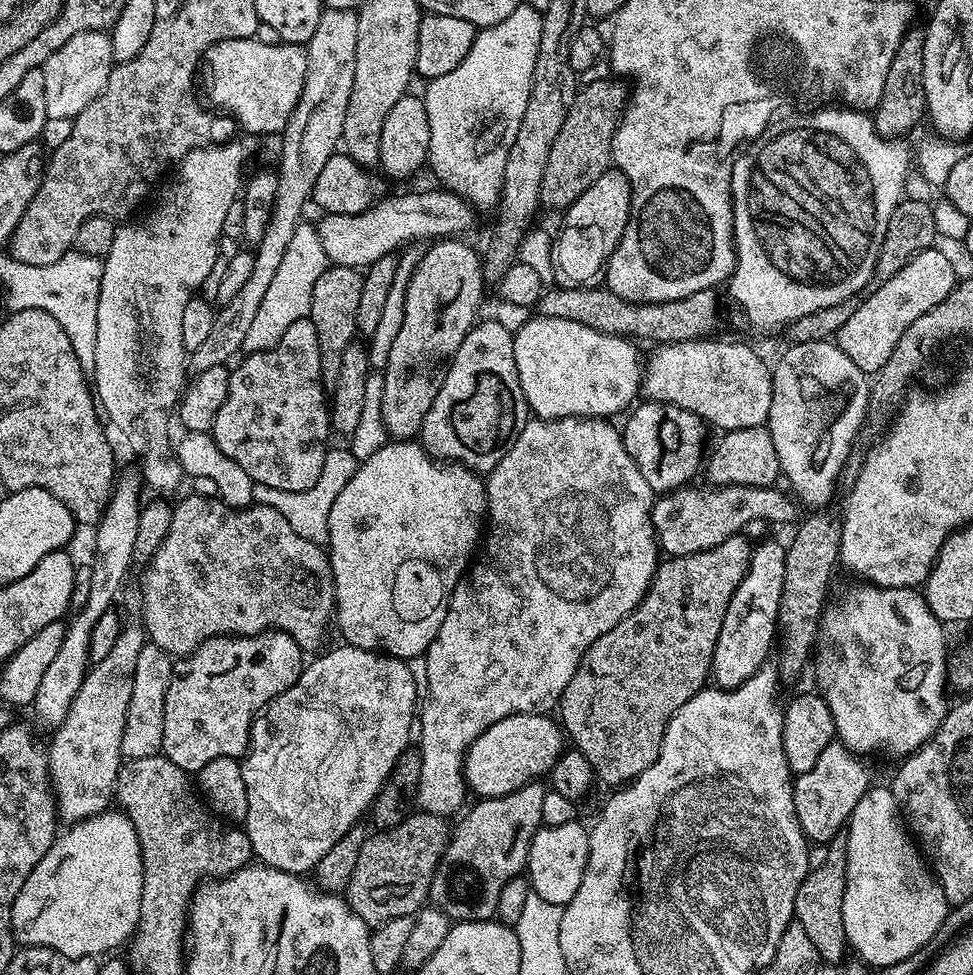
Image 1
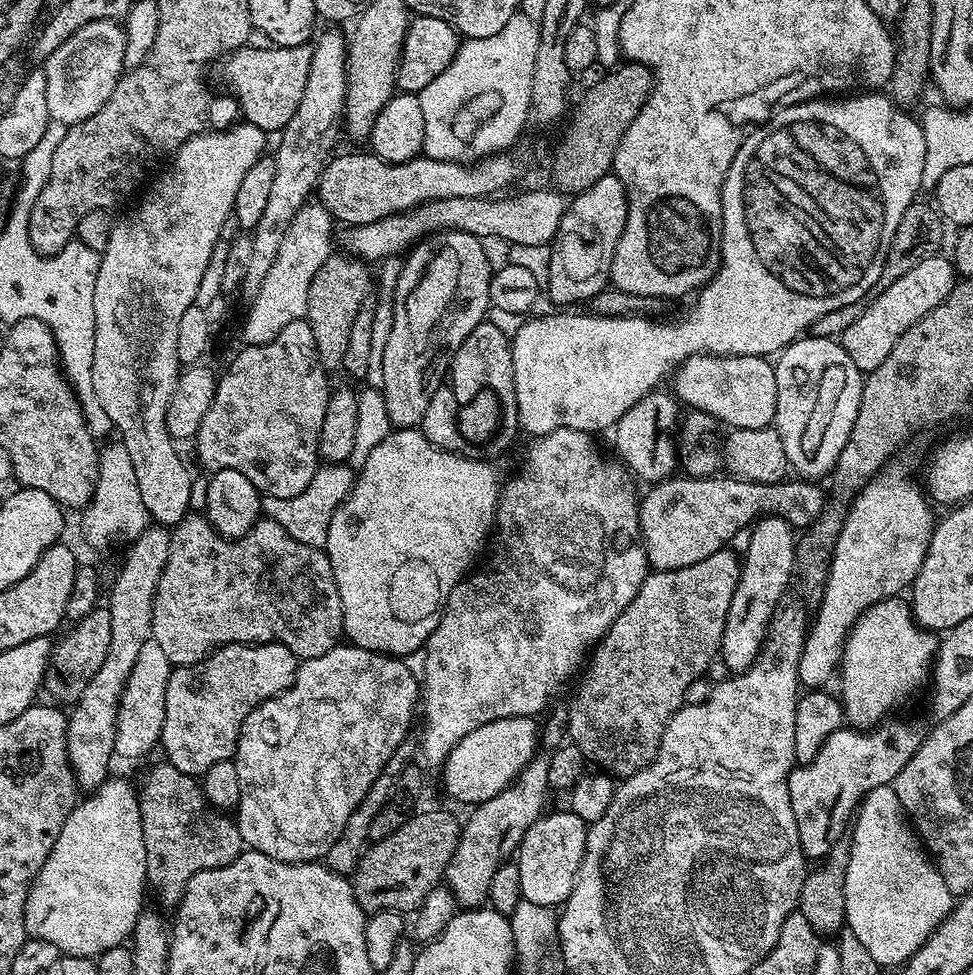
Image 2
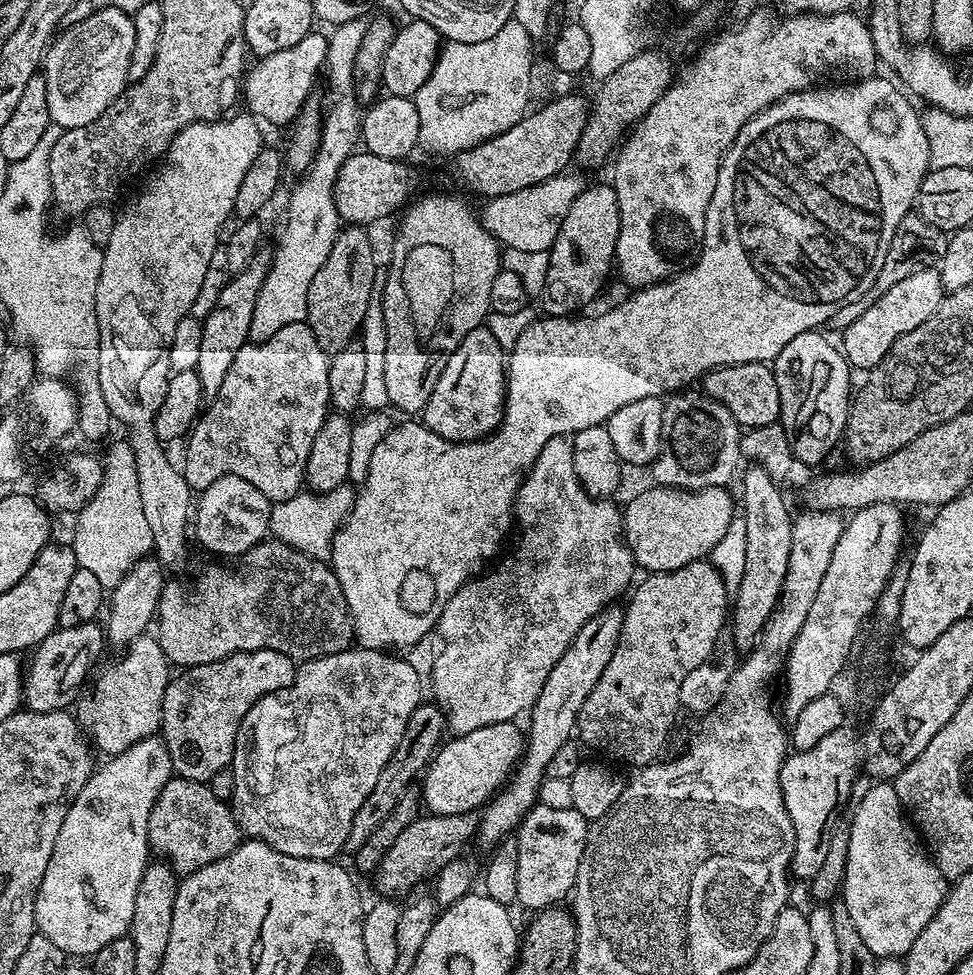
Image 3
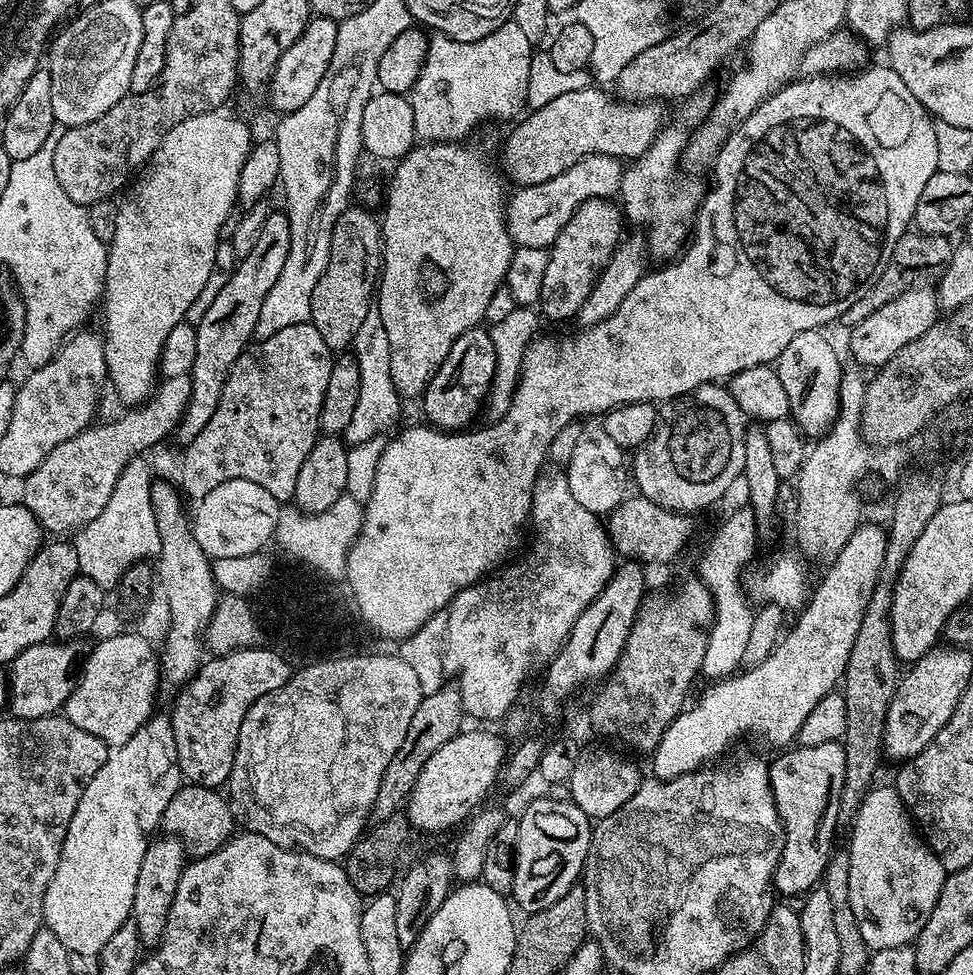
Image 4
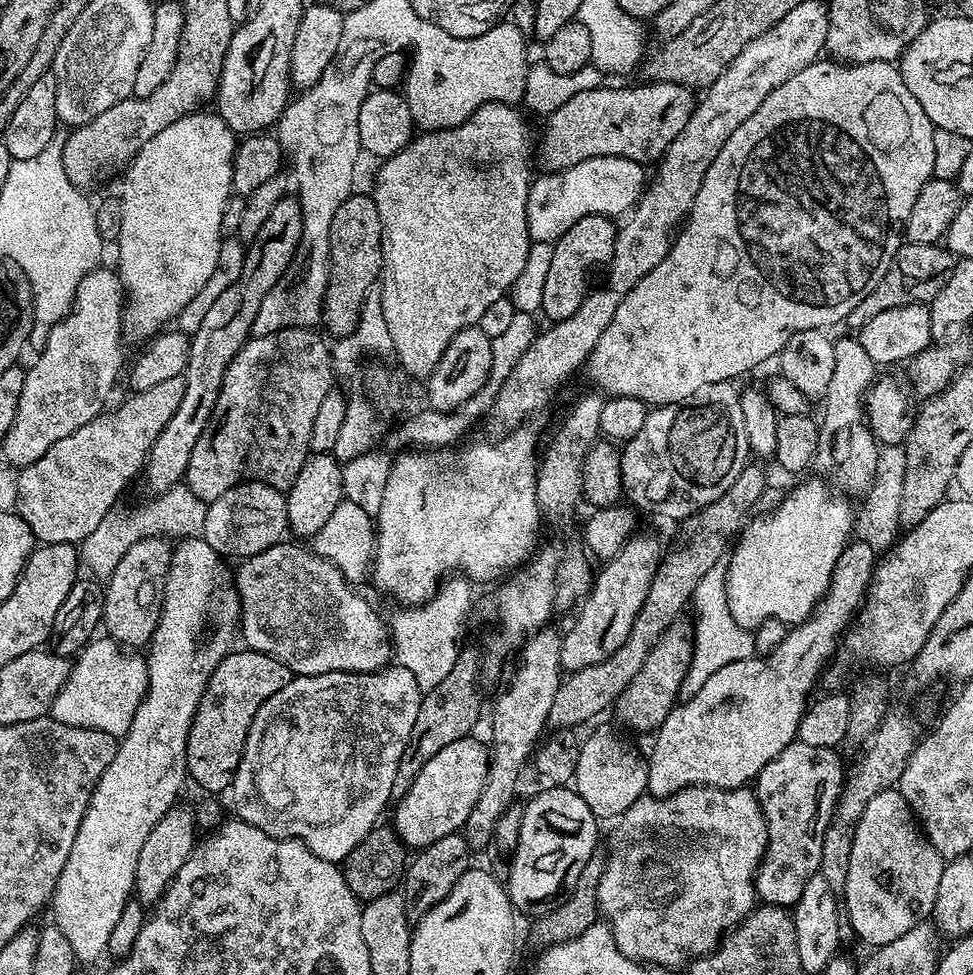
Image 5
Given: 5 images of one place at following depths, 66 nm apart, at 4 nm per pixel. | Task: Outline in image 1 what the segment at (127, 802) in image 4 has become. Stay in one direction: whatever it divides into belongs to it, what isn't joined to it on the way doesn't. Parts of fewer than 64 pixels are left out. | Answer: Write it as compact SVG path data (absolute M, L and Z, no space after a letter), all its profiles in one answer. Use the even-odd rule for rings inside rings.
M105 810L88 820L65 827L57 835L50 850L42 854L42 862L38 862L34 870L30 870L30 878L22 882L22 890L18 890L14 898L13 941L20 946L37 944L43 948L52 948L61 957L100 958L108 954L103 952L108 952L119 944L127 945L140 921L143 873L138 834L125 812Z

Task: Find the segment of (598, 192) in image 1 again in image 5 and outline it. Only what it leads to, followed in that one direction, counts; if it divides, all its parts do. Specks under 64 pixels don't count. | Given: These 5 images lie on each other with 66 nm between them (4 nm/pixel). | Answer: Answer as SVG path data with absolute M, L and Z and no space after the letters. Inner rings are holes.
M586 216L578 218L578 222L574 222L574 226L570 226L570 230L566 230L566 234L562 234L562 238L552 244L550 270L542 282L542 304L539 309L549 316L549 321L570 318L570 314L574 314L574 310L582 306L593 283L592 272L599 268L601 271L612 260L617 231L617 225L609 217Z

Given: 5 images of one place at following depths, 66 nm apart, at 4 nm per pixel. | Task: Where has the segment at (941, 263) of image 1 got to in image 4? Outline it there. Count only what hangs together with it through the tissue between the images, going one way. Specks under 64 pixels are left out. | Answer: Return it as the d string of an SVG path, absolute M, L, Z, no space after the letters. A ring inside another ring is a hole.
M928 286L907 288L905 292L898 294L898 298L886 302L886 306L874 310L870 318L858 322L858 326L851 328L847 333L848 348L858 363L865 364L869 370L875 370L890 362L890 358L894 358L894 354L898 354L902 346L926 334L926 330L930 330L930 326L936 323L937 319L938 301L935 291Z

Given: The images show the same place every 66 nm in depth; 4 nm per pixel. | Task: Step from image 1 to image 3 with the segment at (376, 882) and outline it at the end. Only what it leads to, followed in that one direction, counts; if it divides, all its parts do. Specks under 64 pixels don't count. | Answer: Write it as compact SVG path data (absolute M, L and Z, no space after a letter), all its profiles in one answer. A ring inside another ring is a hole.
M476 809L466 814L434 815L432 813L418 816L414 822L406 826L397 841L383 855L382 862L377 866L376 886L384 896L402 898L415 891L427 875L435 877L442 866L452 862L465 851L465 844L479 831L483 813ZM403 895L403 896L402 896ZM402 896L402 897L400 897Z

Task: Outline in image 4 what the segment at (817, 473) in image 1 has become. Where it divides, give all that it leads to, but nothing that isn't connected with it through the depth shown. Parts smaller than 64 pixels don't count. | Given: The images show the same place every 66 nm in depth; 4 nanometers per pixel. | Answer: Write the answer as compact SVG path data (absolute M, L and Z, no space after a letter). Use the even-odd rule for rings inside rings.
M823 331L803 332L782 350L774 367L786 389L788 411L800 431L808 438L819 438L832 427L840 409L840 377L842 367L830 341Z

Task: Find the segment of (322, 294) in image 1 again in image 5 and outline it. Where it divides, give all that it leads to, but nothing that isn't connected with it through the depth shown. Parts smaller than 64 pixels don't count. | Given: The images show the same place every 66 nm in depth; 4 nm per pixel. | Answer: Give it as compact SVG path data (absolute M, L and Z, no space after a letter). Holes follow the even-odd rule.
M350 195L334 210L334 222L330 222L328 285L324 291L324 306L320 309L323 331L329 337L345 338L355 330L370 286L378 280L383 267L382 218L378 218L378 206L371 195Z

